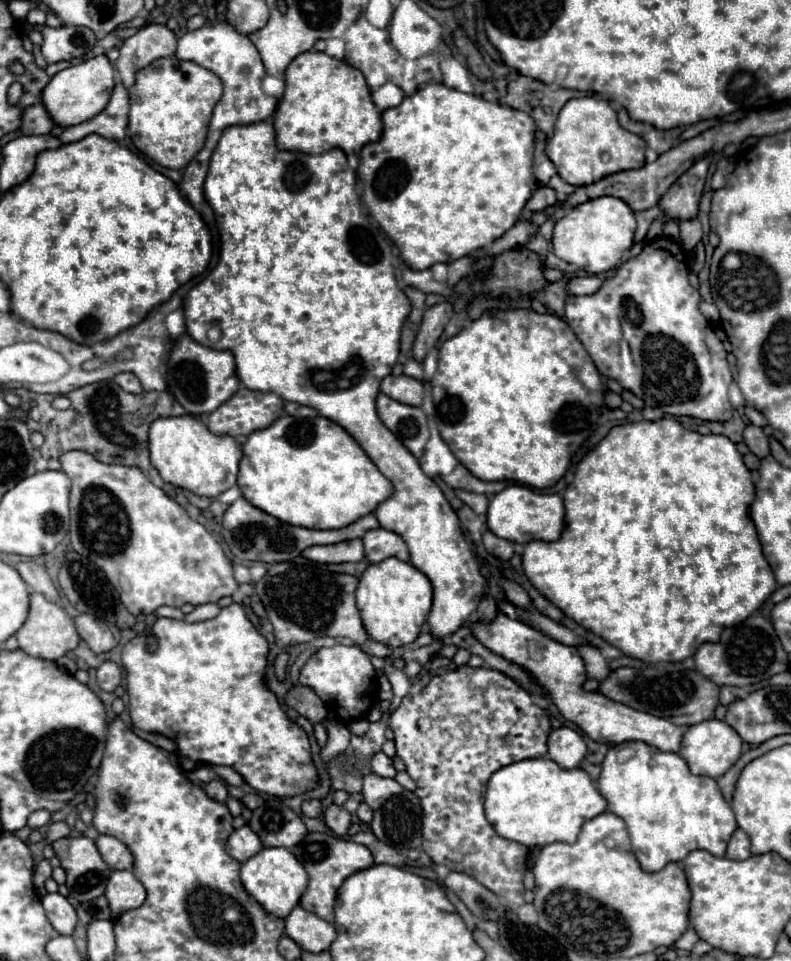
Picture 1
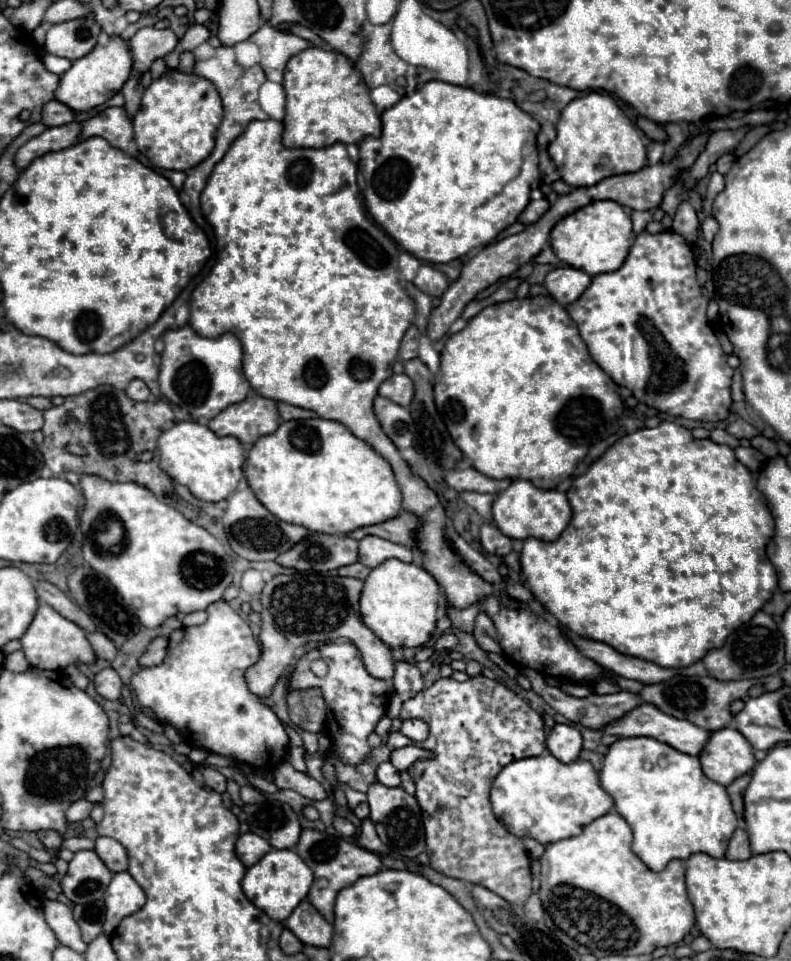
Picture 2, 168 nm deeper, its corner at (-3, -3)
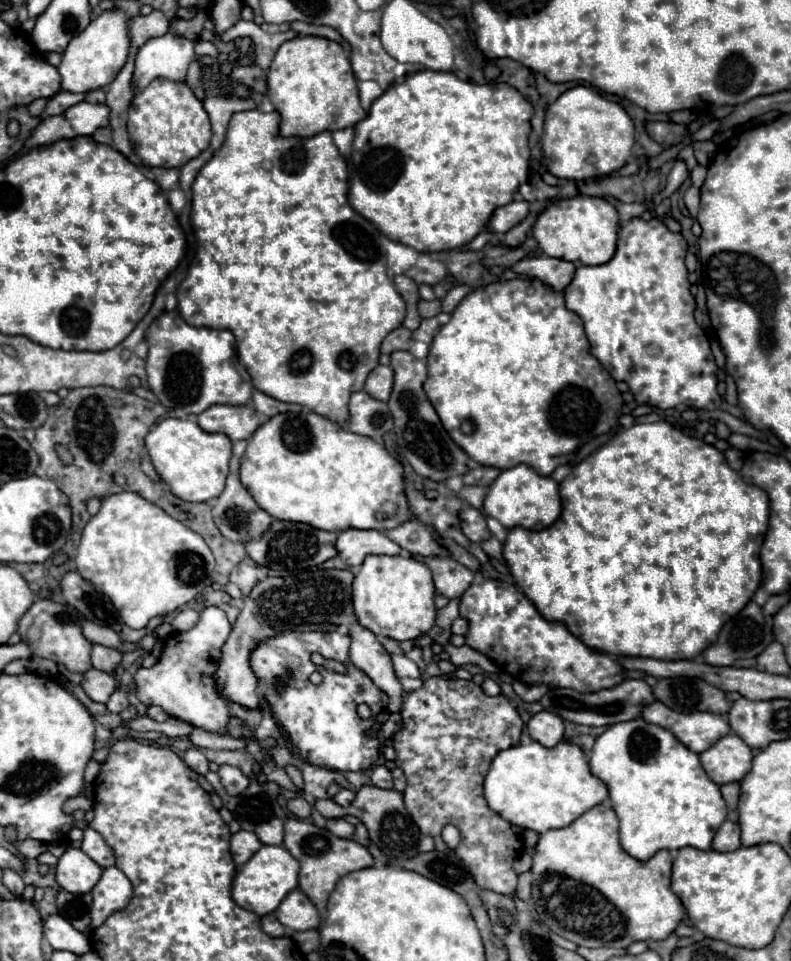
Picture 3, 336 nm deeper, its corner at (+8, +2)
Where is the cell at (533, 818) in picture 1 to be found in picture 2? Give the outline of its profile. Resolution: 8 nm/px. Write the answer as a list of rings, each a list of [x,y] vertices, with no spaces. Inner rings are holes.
[[[547,753],[503,767],[493,781],[491,803],[495,815],[505,821],[513,835],[531,837],[545,845],[579,835],[585,825],[611,811],[613,797],[599,785],[599,777],[589,761],[577,759],[567,765]]]

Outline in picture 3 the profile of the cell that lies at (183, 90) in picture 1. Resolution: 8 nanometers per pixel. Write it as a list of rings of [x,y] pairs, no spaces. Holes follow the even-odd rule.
[[[156,78],[132,100],[128,116],[128,134],[136,154],[146,166],[180,168],[196,158],[210,144],[210,120],[202,102],[194,96],[186,82]]]

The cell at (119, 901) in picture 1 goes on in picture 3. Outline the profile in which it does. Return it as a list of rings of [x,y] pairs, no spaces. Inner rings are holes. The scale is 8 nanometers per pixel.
[[[116,866],[106,868],[98,884],[92,888],[92,898],[94,898],[92,912],[90,912],[92,924],[88,928],[88,934],[96,930],[110,914],[128,906],[132,898],[132,884],[126,878],[126,874]]]

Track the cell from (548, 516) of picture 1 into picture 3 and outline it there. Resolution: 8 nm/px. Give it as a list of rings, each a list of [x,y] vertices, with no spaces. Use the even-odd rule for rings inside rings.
[[[520,464],[510,470],[502,470],[500,476],[490,486],[484,512],[490,518],[496,518],[504,528],[528,528],[528,530],[544,530],[560,516],[560,496],[558,484],[550,476],[538,476],[530,466]]]

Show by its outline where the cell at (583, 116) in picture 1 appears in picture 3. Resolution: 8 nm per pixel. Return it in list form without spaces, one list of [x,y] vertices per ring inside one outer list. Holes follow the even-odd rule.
[[[576,86],[566,90],[546,110],[542,136],[544,158],[550,174],[568,180],[588,180],[620,170],[634,146],[634,124],[624,108],[606,100],[594,88]]]

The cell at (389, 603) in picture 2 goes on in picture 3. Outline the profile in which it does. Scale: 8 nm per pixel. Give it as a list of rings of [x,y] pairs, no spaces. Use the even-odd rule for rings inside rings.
[[[368,556],[354,578],[352,604],[358,622],[376,636],[386,636],[398,642],[416,640],[434,626],[436,618],[432,574],[414,558]]]

